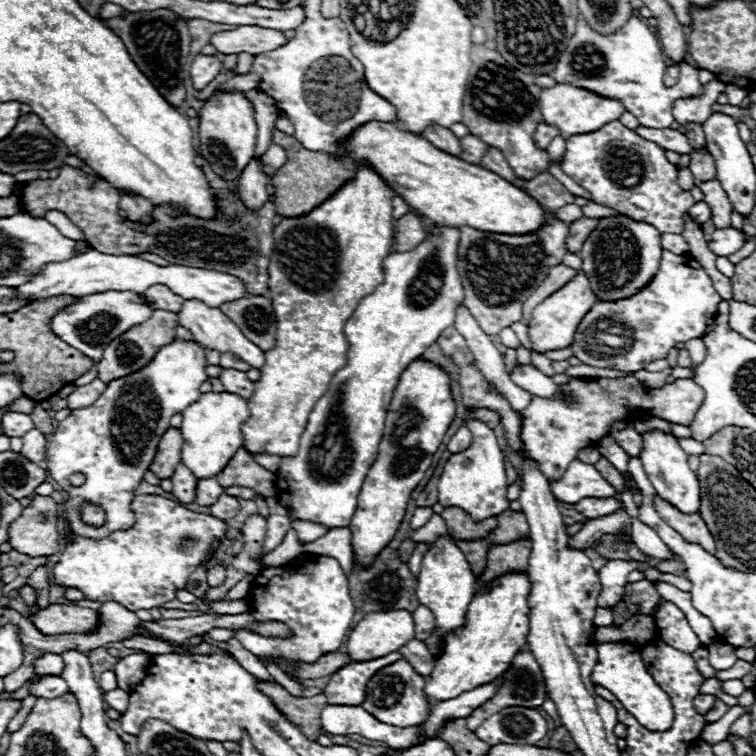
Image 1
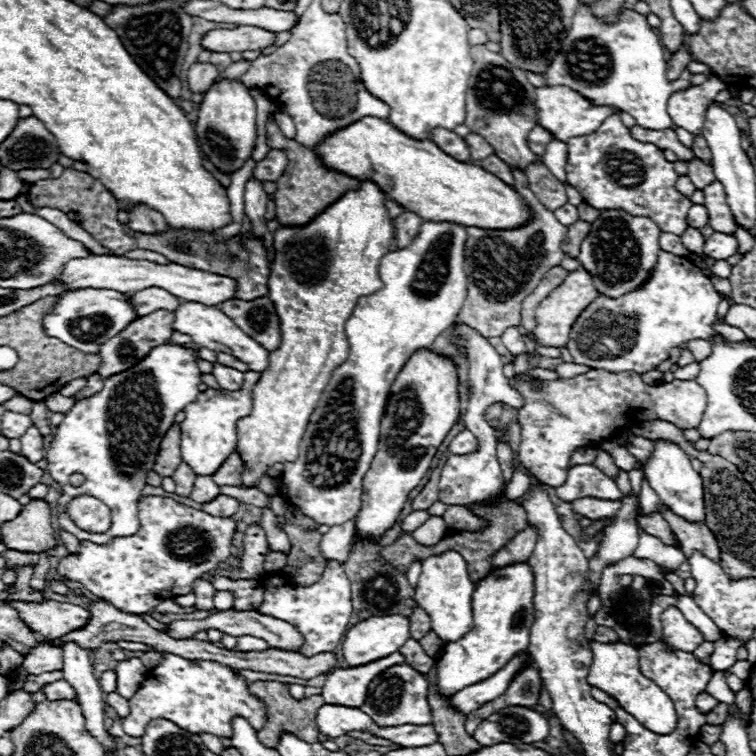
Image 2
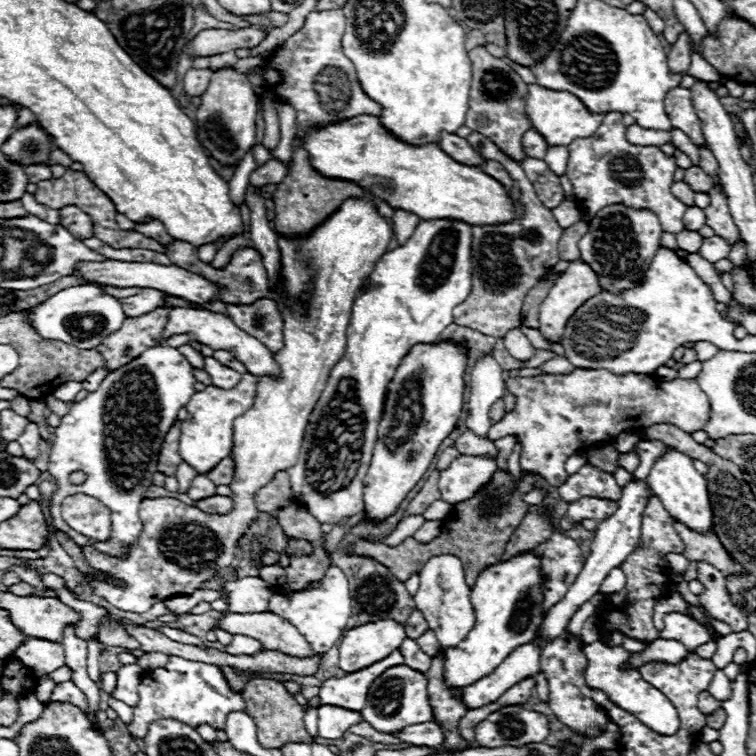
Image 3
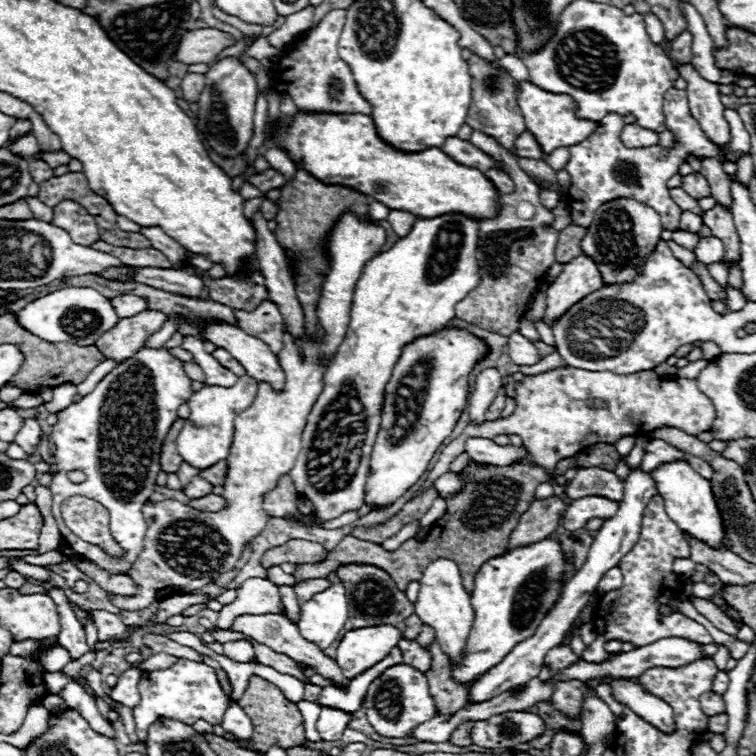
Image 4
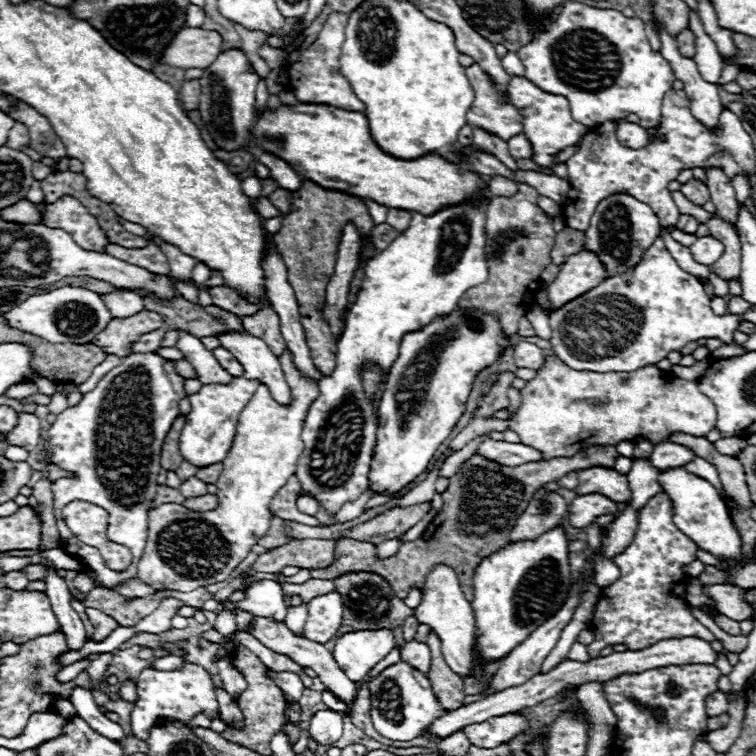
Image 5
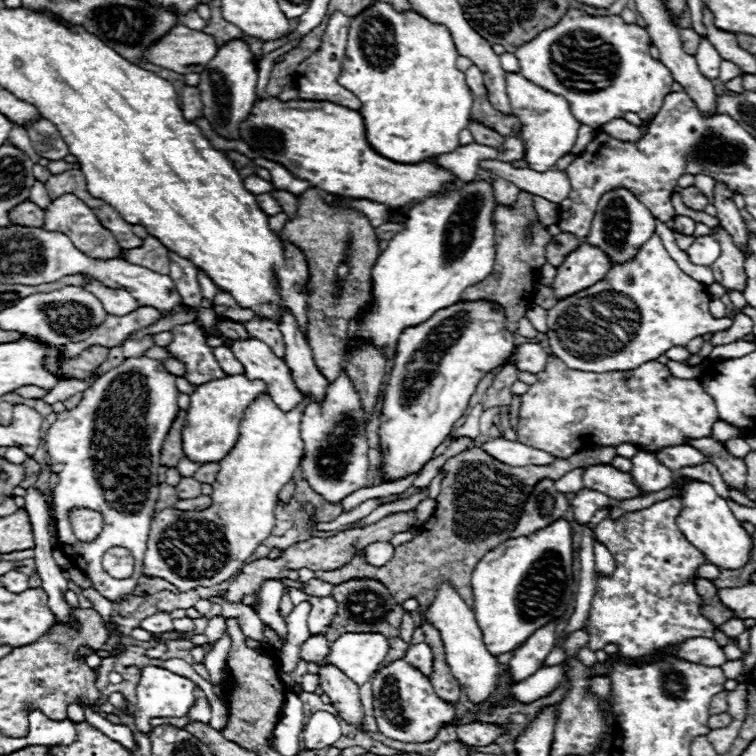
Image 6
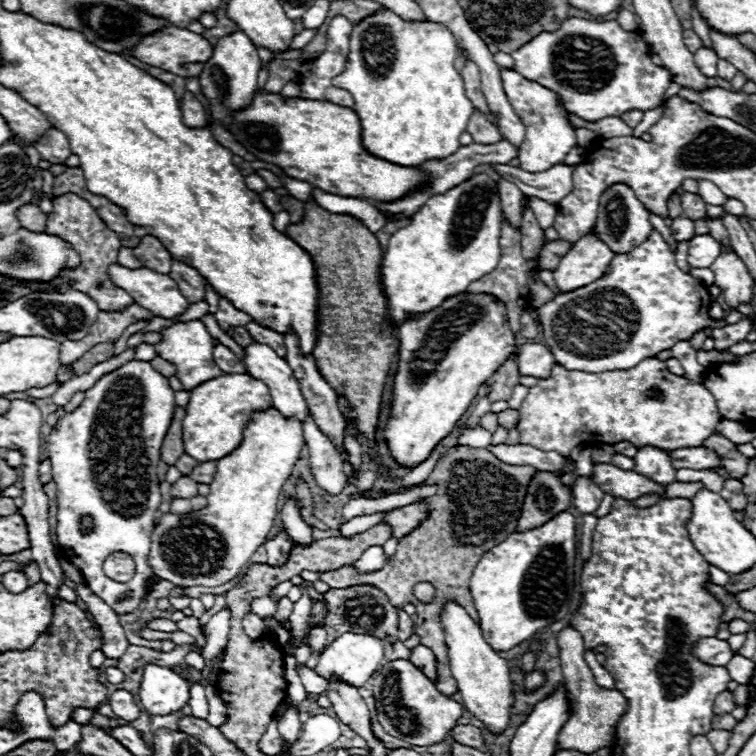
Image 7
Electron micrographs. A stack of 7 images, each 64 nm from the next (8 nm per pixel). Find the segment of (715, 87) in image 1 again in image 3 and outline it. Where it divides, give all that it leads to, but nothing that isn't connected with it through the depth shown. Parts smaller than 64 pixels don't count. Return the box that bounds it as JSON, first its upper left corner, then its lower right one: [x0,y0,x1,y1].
[664,88,708,146]

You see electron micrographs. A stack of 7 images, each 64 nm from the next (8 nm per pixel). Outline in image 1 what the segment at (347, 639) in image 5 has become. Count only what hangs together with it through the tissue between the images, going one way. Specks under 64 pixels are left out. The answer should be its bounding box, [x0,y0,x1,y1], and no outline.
[346,610,414,662]

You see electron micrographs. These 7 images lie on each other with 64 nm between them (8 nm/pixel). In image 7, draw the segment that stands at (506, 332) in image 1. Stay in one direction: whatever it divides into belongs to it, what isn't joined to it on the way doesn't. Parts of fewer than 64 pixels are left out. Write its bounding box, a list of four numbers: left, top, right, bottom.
[516,342,556,380]

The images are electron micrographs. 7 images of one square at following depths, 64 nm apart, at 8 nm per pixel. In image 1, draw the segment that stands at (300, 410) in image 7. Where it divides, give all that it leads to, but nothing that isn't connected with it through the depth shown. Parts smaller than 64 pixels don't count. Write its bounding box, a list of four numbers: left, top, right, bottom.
[178,300,266,368]

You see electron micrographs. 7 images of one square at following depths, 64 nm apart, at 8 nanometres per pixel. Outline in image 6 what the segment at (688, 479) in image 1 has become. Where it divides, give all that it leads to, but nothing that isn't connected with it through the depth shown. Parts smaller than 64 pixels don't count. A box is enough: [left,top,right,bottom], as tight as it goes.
[676,478,752,570]

